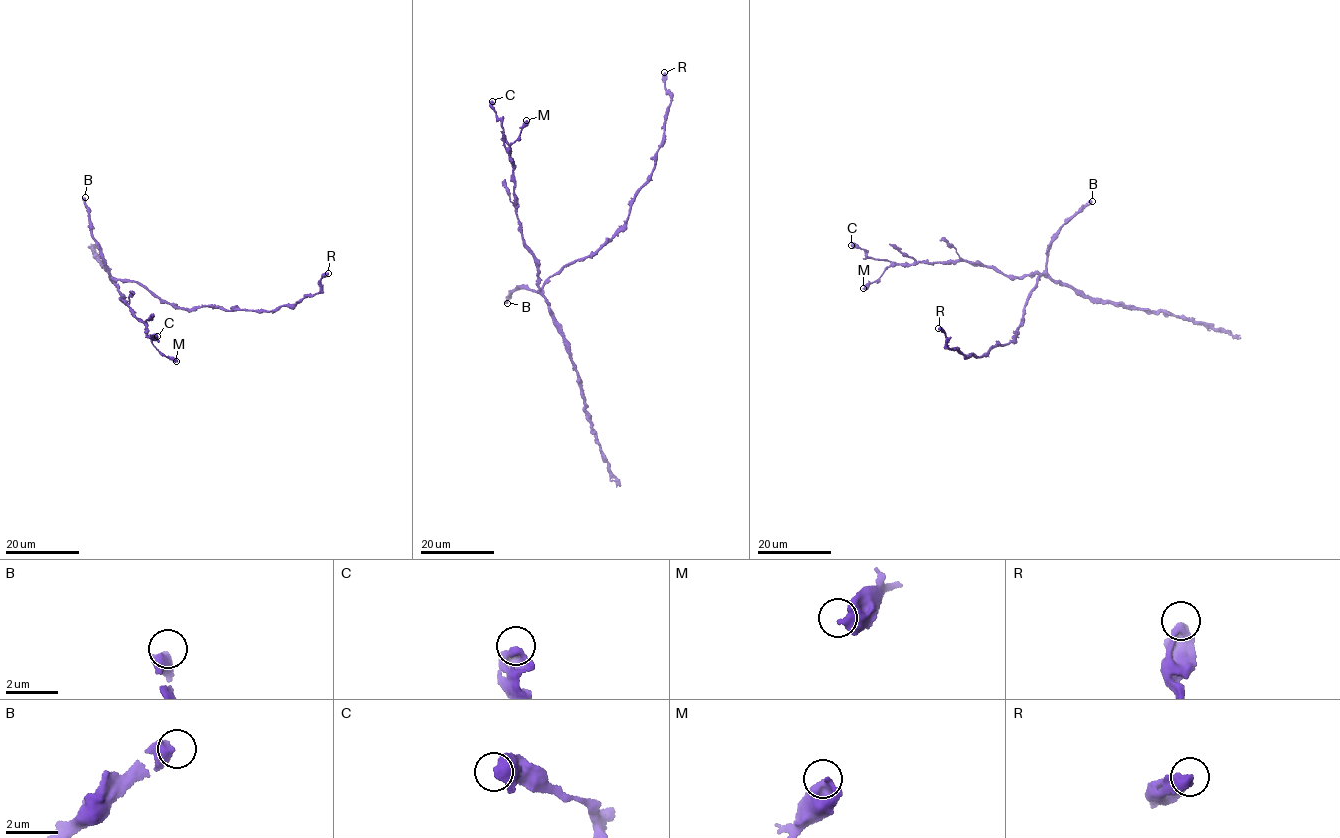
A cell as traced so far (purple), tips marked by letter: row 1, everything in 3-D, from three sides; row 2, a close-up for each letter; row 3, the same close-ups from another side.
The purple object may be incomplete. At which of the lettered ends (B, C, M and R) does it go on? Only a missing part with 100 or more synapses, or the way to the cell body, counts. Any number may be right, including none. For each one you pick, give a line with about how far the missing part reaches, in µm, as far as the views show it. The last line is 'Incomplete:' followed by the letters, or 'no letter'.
B: 40 µm
Incomplete: B

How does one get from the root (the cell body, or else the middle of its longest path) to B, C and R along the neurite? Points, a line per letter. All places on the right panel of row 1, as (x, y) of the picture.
B: (1034, 287), (1045, 269), (1049, 245), (1074, 214), (1092, 201)
C: (1034, 287), (1042, 274), (1009, 278), (992, 268), (964, 261), (895, 265), (871, 259), (862, 249), (851, 245)
R: (1034, 287), (1017, 335), (1005, 344), (994, 346), (985, 356), (964, 354), (949, 348), (945, 333), (938, 328)

